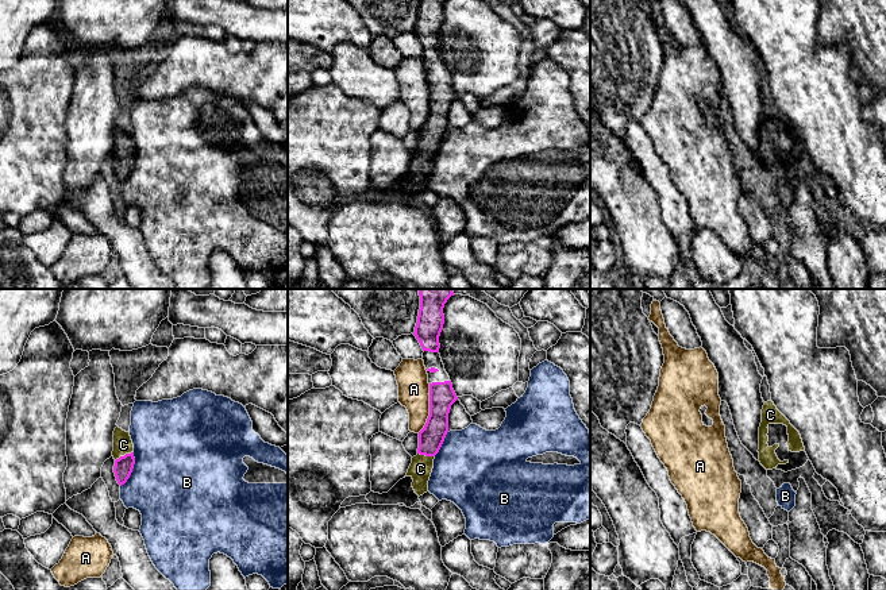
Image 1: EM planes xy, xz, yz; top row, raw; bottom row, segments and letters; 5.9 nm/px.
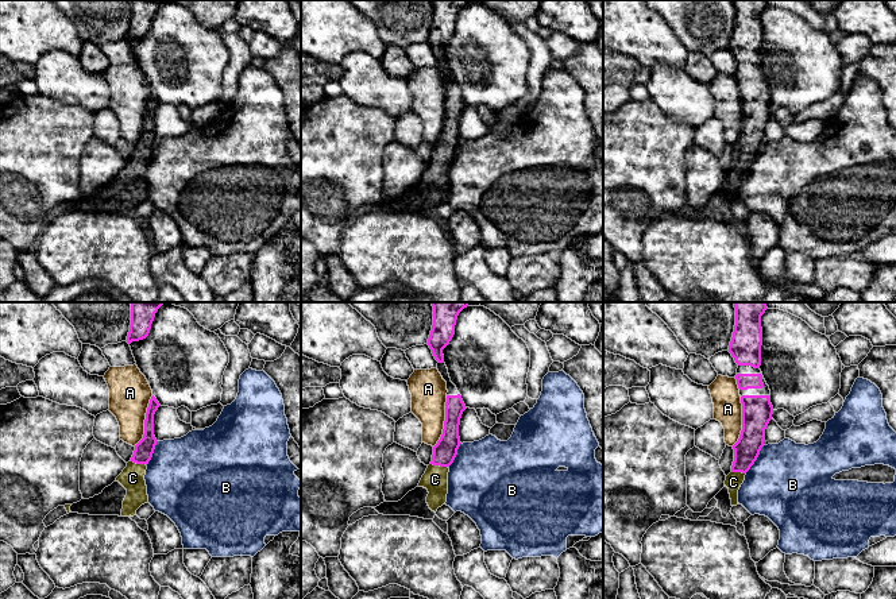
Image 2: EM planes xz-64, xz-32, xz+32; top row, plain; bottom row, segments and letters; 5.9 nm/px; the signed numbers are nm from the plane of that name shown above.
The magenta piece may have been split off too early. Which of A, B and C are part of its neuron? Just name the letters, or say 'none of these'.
C

